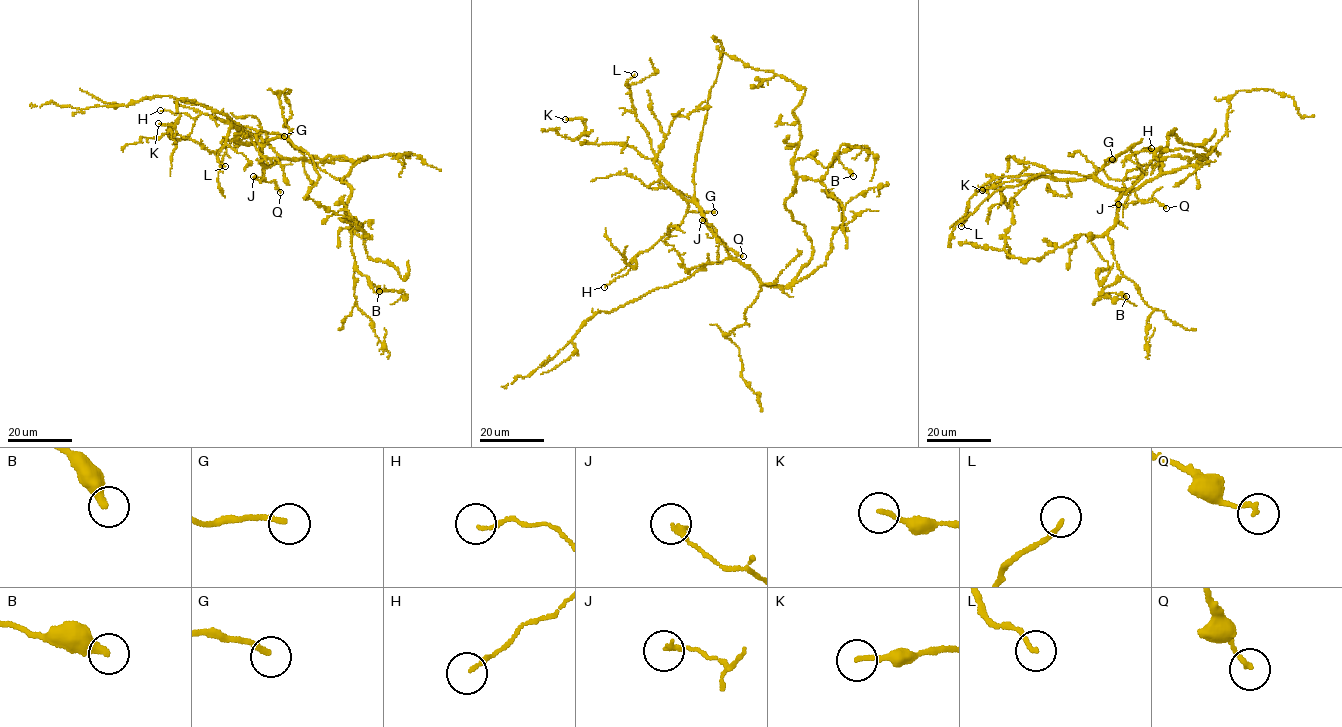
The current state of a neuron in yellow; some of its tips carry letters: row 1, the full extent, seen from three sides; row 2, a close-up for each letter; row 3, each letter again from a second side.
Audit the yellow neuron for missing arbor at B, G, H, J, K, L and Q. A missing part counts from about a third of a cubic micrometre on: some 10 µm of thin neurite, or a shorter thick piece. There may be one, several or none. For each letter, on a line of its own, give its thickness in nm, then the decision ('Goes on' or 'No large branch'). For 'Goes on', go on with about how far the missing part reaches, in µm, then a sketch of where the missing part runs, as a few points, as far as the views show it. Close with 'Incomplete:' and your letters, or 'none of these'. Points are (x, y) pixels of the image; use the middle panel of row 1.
B: Thickness 360 nm. No large branch
G: Thickness 190 nm. Goes on. Missing length about 10 µm
H: Thickness 130 nm. No large branch
J: Thickness 160 nm. No large branch
K: Thickness 140 nm. No large branch
L: Thickness 130 nm. No large branch
Q: Thickness 160 nm. No large branch
Incomplete: G

